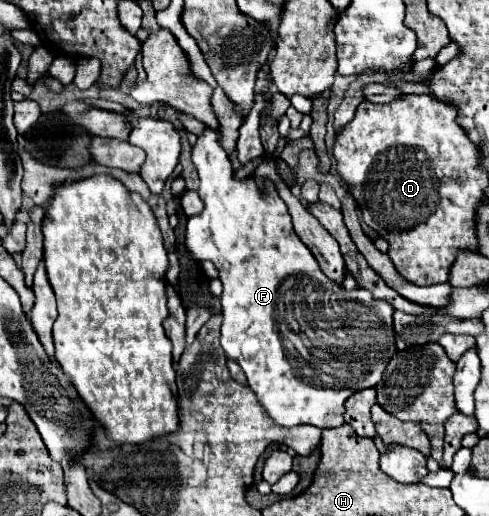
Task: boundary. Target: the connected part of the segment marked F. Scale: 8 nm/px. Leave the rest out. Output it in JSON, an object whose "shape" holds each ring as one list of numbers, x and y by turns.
{"shape":[[205,128,203,134,197,138,193,150,191,150,191,158,193,164,199,172,199,196,205,204,203,212,197,216,191,216,187,222,187,234,185,234,185,248,187,252,196,260,211,260,215,264,215,268,219,270,219,278,223,278,223,294,221,294,221,312,223,312,223,326,221,326,221,346,227,354,227,358,235,360,245,376,247,376,247,384,249,388,255,392,259,404,265,408,265,412,271,416,271,420,279,426,297,426,297,424,311,424,317,428,335,428,339,424,343,424,343,414,345,414,345,400,355,394,357,390,363,388,371,388,377,386,383,370,387,366,387,362,391,360,391,356,395,354,395,334,393,334,393,308,385,302,385,300,375,300,371,296,369,290,345,290,339,284,335,284,333,280,329,280,315,256,311,254,311,250,299,240,299,236,293,230,291,224,291,214,287,210,287,204,279,198,279,192,275,188,273,180,263,180,263,188,257,186,257,178,255,176,245,176,245,178,235,178,235,168,233,162,229,160,229,154,225,152,225,148,219,144,219,136,215,132,211,132,211,128]]}

